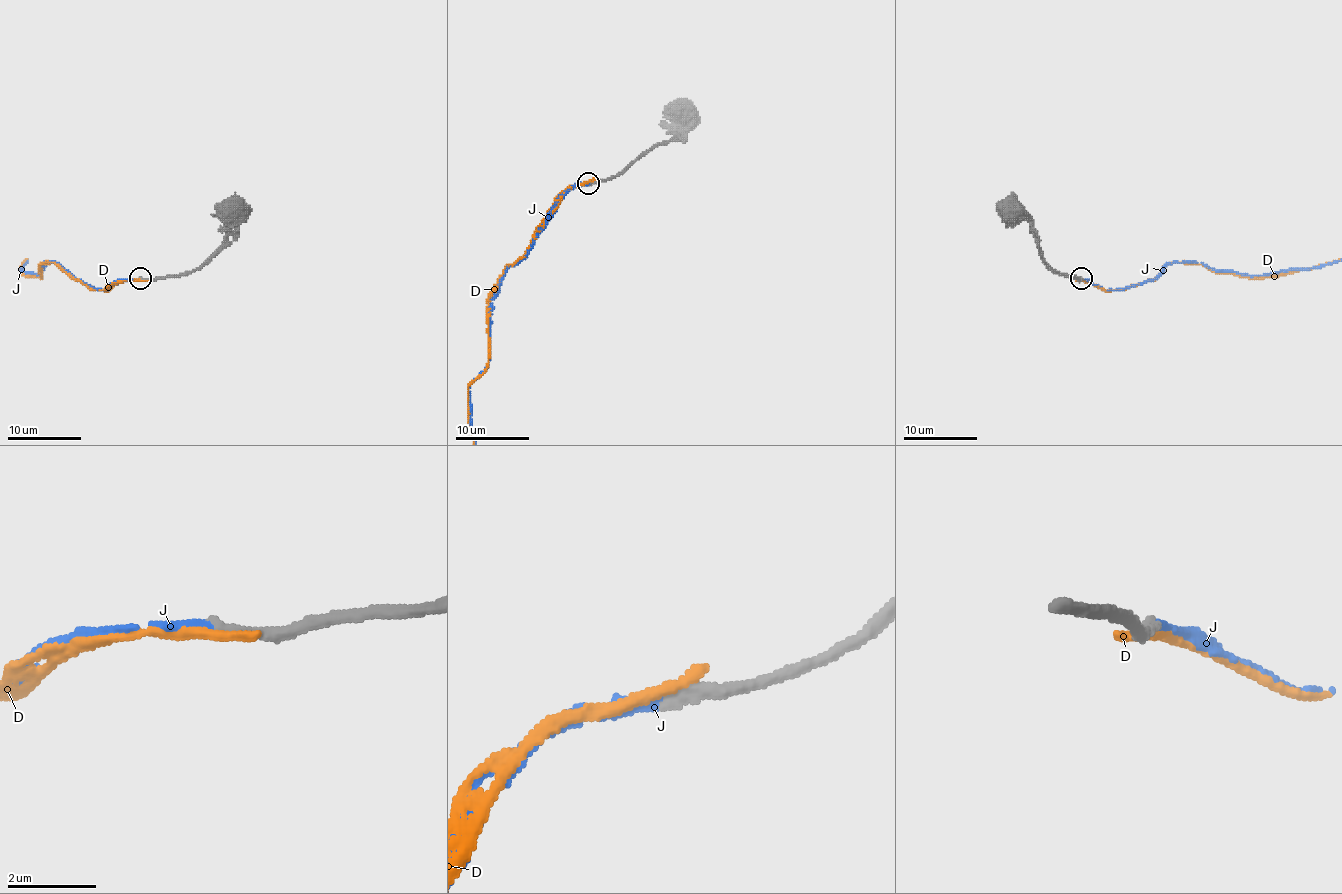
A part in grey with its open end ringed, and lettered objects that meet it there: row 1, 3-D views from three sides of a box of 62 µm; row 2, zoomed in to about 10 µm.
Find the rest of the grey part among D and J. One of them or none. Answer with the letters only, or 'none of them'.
J

